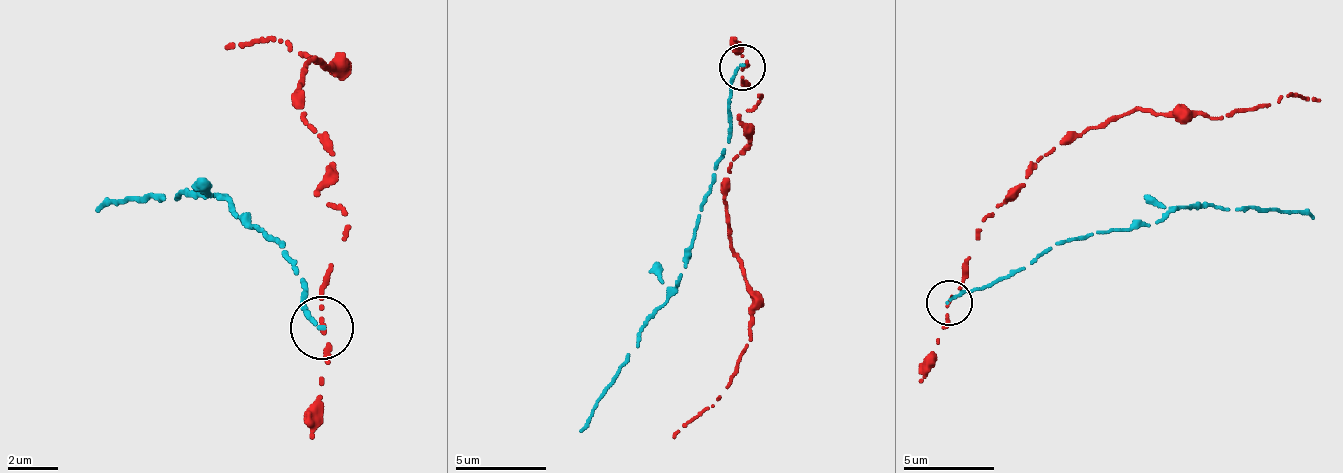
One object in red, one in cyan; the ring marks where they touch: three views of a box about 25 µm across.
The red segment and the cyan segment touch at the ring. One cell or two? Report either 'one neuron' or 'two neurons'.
two neurons

